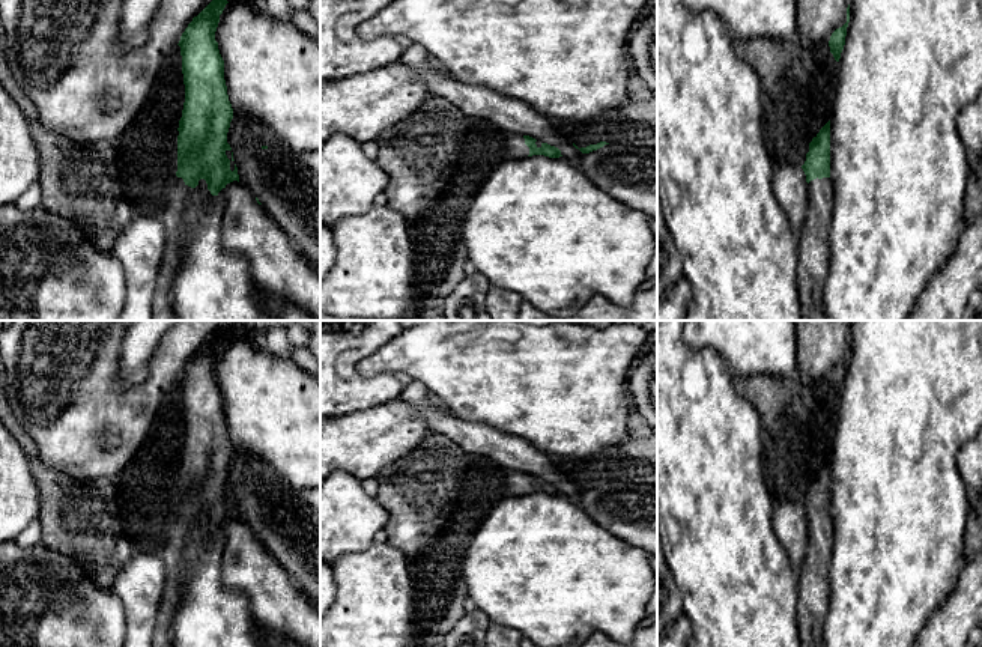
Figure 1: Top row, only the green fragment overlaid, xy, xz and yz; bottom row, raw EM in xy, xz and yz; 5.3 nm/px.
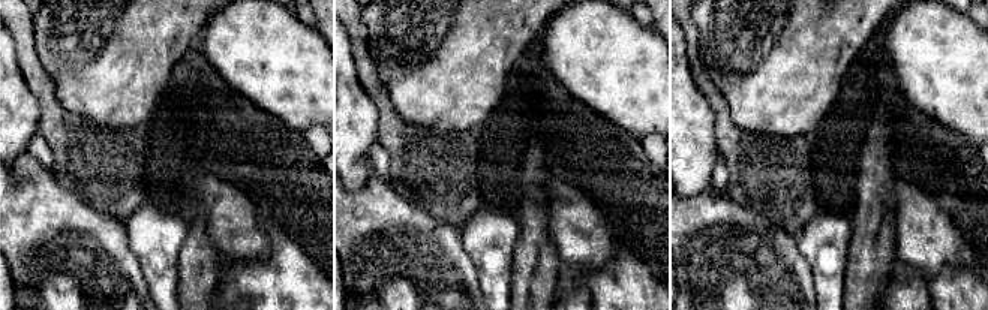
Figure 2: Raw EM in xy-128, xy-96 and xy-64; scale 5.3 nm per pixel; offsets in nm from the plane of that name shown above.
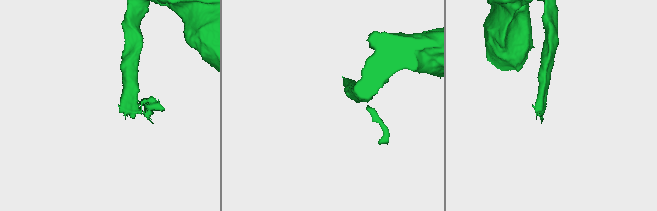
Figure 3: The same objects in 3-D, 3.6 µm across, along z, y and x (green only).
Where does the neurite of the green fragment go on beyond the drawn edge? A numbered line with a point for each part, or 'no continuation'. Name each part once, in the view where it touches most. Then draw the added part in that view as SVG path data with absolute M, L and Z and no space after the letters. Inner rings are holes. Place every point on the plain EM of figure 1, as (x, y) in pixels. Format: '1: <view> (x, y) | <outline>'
1: yz (814, 575) | M832 515L808 521L805 560L799 567L799 647L824 647L824 620L830 600Z

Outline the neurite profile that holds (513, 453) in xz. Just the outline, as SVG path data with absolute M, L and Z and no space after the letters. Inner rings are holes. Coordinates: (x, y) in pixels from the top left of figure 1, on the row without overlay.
M420 381L406 385L399 397L417 412L432 433L450 438L465 453L484 456L508 471L529 472L555 483L571 501L583 491L565 477L552 457L520 436L513 436L484 423L466 421L450 411L444 412L430 402L429 388Z

